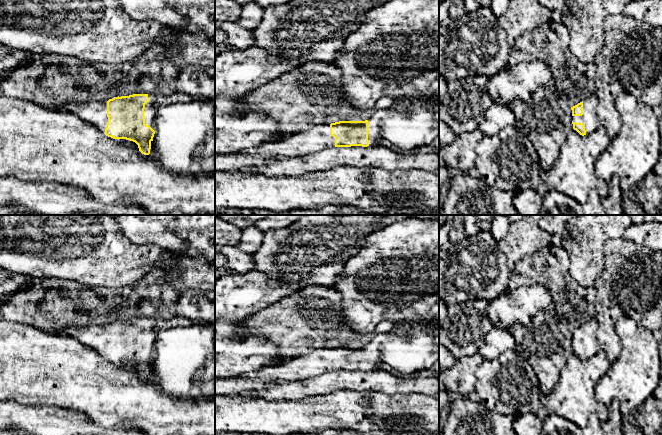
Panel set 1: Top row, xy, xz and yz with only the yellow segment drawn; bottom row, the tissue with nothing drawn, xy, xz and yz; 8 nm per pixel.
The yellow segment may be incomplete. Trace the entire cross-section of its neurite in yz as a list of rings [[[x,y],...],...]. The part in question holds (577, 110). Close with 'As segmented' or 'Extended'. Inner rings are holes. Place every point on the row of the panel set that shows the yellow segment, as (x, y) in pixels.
[[[595,94],[571,107],[573,129],[580,135],[590,134],[601,126],[596,115],[596,109],[597,97]]]. Extended

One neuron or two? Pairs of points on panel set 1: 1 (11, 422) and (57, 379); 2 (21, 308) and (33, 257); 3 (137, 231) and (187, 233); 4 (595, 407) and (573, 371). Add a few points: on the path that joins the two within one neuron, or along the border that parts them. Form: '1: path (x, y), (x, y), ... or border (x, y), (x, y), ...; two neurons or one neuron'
1: border (10, 400), (24, 405), (50, 406), (52, 408); two neurons
2: border (14, 272), (42, 279); two neurons
3: path (149, 231), (173, 231), (175, 233); one neuron
4: path (586, 398), (577, 389), (577, 380); one neuron

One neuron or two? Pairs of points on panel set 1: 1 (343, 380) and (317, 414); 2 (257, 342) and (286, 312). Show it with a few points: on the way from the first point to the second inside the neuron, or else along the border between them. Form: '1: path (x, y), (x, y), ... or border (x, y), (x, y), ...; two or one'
1: border (356, 390), (338, 390), (313, 394), (310, 397); two
2: border (247, 318), (241, 330), (263, 334), (279, 352); two

